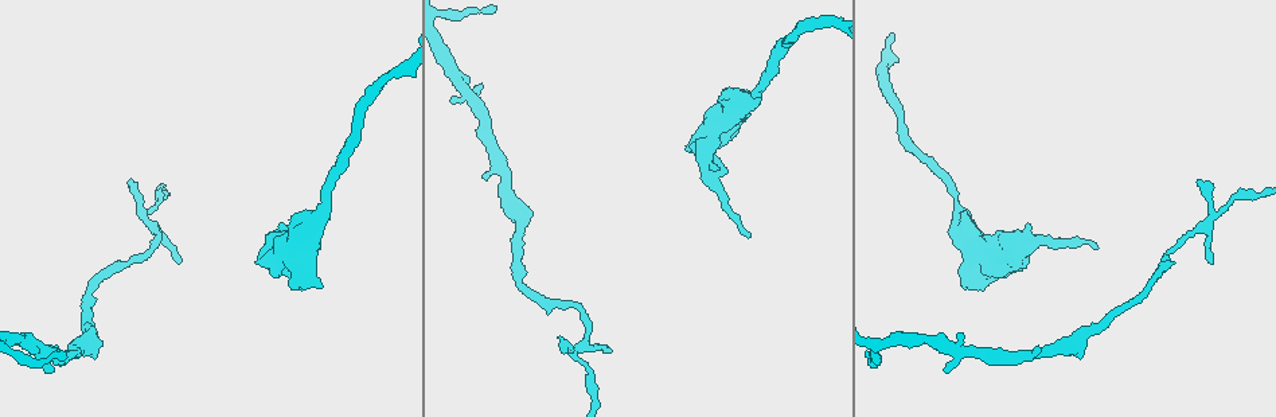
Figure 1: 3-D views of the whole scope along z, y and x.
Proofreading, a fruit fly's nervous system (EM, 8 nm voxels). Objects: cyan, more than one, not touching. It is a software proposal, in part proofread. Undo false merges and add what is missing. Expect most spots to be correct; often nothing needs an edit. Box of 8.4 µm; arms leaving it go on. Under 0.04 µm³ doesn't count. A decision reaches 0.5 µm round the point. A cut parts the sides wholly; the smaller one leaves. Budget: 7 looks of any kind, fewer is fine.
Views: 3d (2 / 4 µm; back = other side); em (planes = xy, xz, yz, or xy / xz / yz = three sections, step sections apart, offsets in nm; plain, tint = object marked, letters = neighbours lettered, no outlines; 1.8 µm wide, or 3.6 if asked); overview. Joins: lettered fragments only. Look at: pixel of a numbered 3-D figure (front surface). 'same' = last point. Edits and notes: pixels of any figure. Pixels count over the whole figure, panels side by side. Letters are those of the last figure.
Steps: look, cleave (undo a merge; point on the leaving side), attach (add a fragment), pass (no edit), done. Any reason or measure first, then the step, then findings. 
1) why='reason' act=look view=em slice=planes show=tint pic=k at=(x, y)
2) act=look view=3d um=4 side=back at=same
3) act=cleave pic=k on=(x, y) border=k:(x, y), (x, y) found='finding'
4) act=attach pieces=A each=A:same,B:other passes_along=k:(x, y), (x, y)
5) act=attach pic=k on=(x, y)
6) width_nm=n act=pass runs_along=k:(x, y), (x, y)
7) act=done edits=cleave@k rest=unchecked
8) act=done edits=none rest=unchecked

why='stops while still wide' act=look view=em slice=planes show=letters pic=1 at=(323, 285)

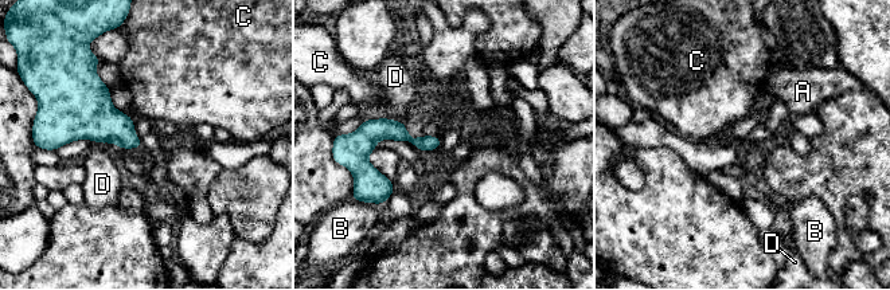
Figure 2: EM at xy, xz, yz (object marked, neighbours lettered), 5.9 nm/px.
longest_contact=D:120nm act=pass each=A:other,B:other,C:other,D:other border=2:(125, 113), (133, 120) found='no lettered fragment goes on from it'

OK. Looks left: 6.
why='an open end' act=look view=em slice=yz step=16 show=tint pic=1 at=(1197, 179)

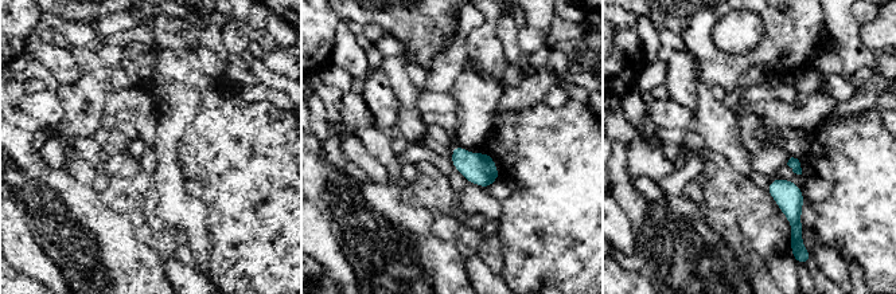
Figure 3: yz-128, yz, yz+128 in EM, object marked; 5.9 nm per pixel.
act=look view=em slice=planes show=letters at=same

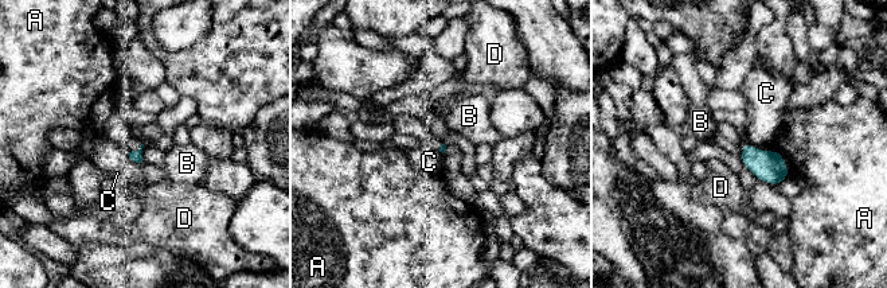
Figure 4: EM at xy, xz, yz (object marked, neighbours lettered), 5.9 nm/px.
act=pass each=A:other,B:other,C:other,D:other border=4:(747, 141), (764, 151), (770, 151) found='none of them fits'

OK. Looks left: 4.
why='branch stops here' act=look view=3d um=4 pic=1 at=(1097, 246)

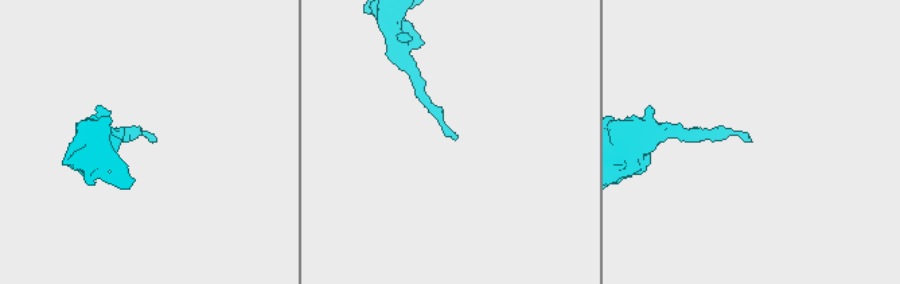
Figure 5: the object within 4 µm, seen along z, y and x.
why='shape alone is not enough' act=look view=em slice=xy step=8 show=letters pic=5 at=(749, 141)

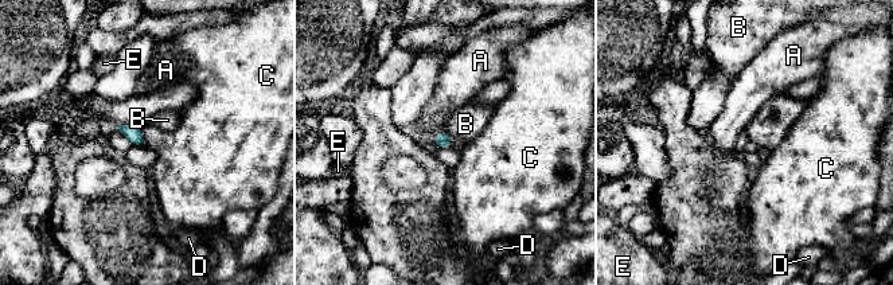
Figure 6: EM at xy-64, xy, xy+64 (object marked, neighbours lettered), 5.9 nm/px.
width_nm=100 act=pass each=A:other,B:other,C:other,D:other,E:other border=6:(443, 129), (451, 139) found='no lettered fragment goes on from it'

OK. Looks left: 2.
act=done edits=none rest=unchecked

